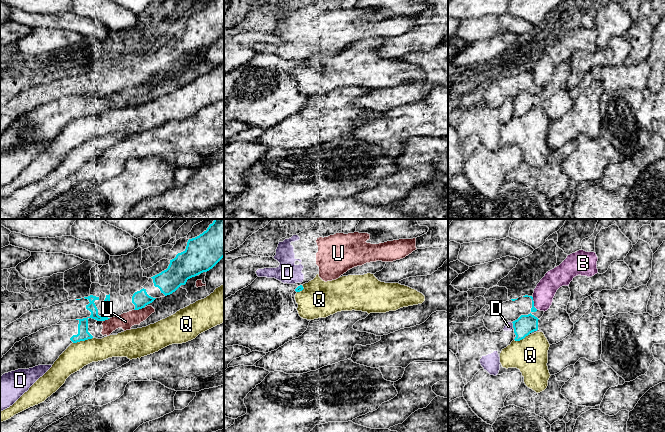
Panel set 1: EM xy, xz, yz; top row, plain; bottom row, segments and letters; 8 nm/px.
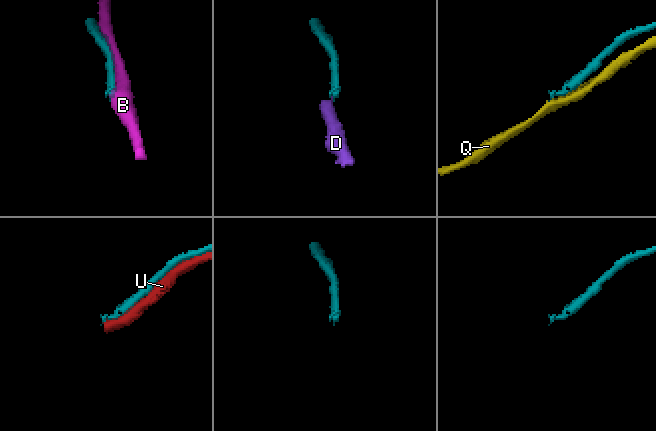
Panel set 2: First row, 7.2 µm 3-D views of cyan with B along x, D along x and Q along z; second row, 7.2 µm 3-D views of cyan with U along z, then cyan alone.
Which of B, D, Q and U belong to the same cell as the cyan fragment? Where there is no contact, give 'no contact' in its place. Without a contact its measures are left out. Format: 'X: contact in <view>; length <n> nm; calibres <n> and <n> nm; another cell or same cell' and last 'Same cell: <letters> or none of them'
B: contact in yz; length 120 nm; calibres 50 and 170 nm; another cell
D: contact in yz; length 50 nm; calibres 160 and 70 nm; another cell
Q: contact in xy; length 170 nm; calibres 90 and 200 nm; another cell
U: contact in xy; length 80 nm; calibres 140 and 130 nm; another cell
Same cell: none of them

